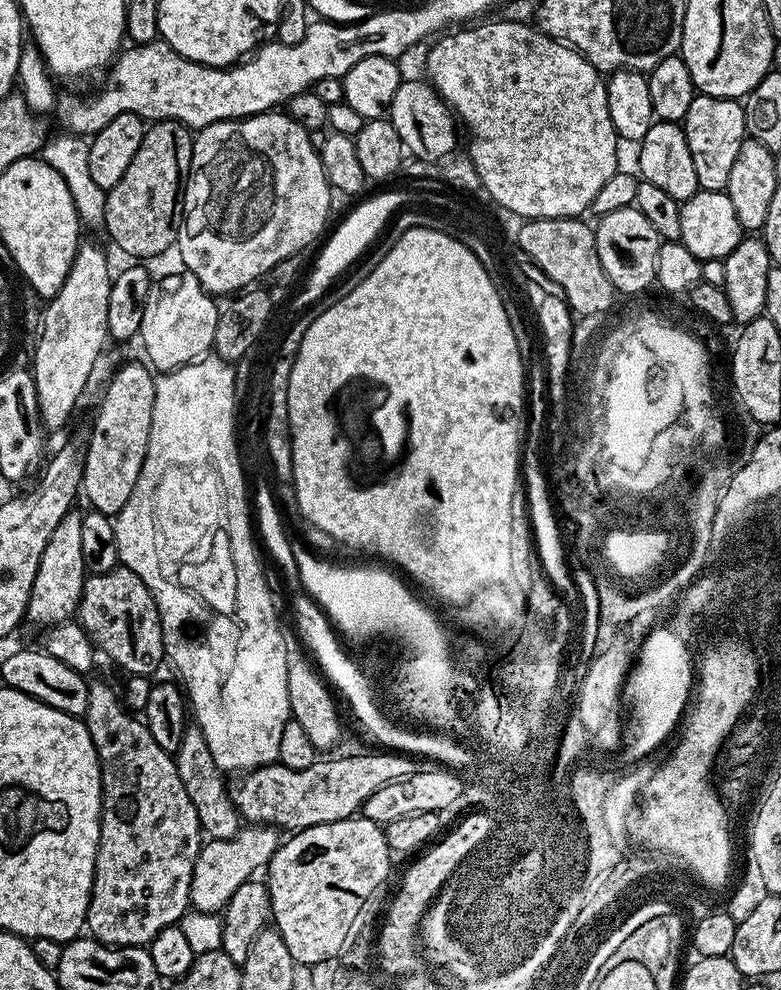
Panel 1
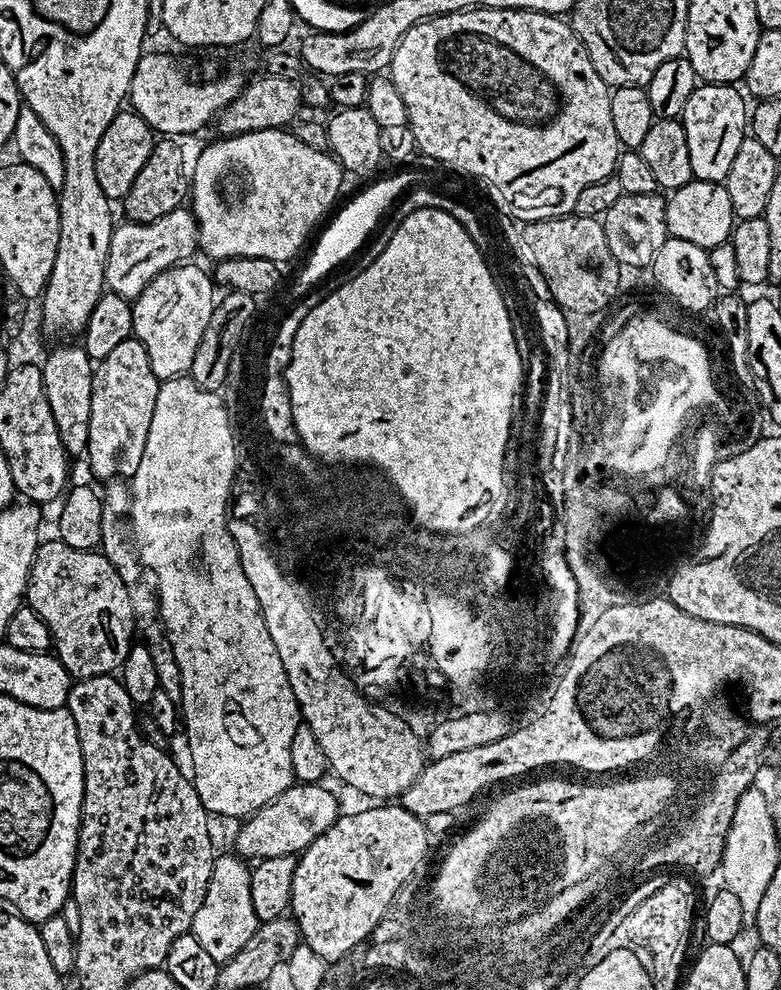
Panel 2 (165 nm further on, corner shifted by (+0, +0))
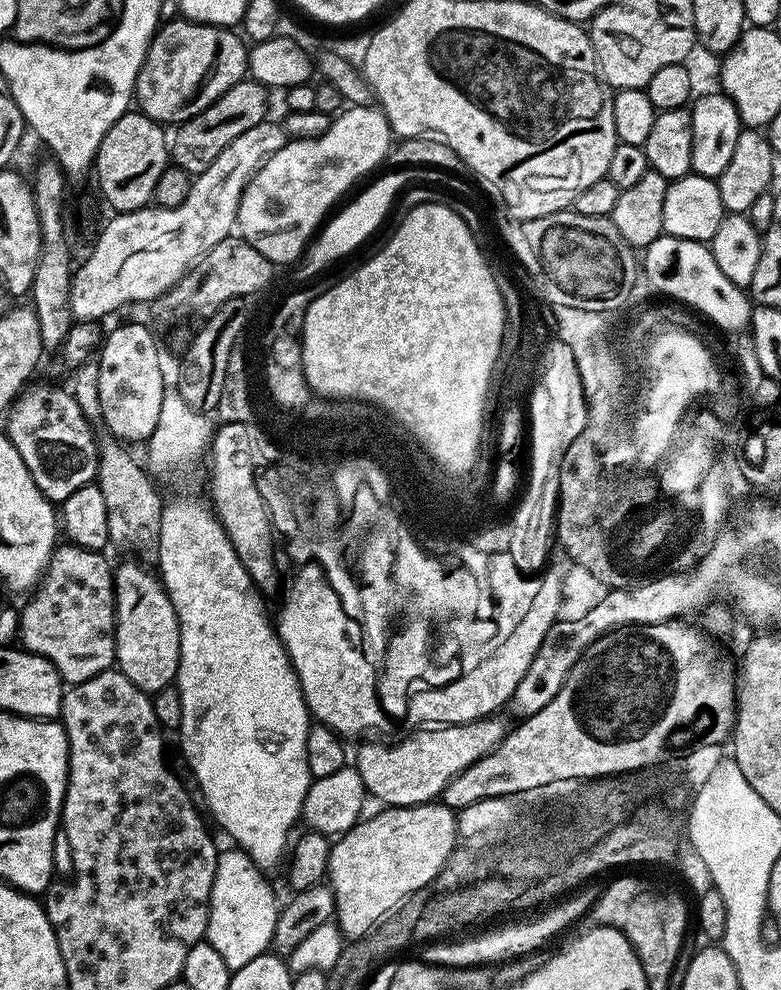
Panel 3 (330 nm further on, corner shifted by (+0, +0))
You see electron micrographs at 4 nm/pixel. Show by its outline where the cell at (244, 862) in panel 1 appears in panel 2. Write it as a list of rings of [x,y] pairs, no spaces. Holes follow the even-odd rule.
[[[293,783],[277,800],[264,804],[258,811],[243,821],[236,832],[235,855],[240,858],[253,856],[259,862],[266,858],[296,856],[317,840],[341,815],[342,808],[336,805],[336,796],[323,783]]]

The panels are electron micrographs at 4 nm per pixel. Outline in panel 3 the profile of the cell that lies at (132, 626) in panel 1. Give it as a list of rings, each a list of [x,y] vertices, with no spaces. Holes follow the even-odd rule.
[[[71,542],[61,543],[48,559],[48,566],[32,594],[32,601],[20,612],[19,639],[24,639],[22,644],[27,651],[45,656],[56,667],[65,685],[86,682],[116,664],[118,593],[113,565],[108,565],[104,554],[90,548],[80,548]]]

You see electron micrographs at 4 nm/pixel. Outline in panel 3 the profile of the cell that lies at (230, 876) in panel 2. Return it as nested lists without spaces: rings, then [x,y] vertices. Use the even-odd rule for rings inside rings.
[[[223,849],[217,855],[205,939],[222,956],[228,968],[236,971],[269,949],[280,908],[259,865],[243,849],[233,849]]]

